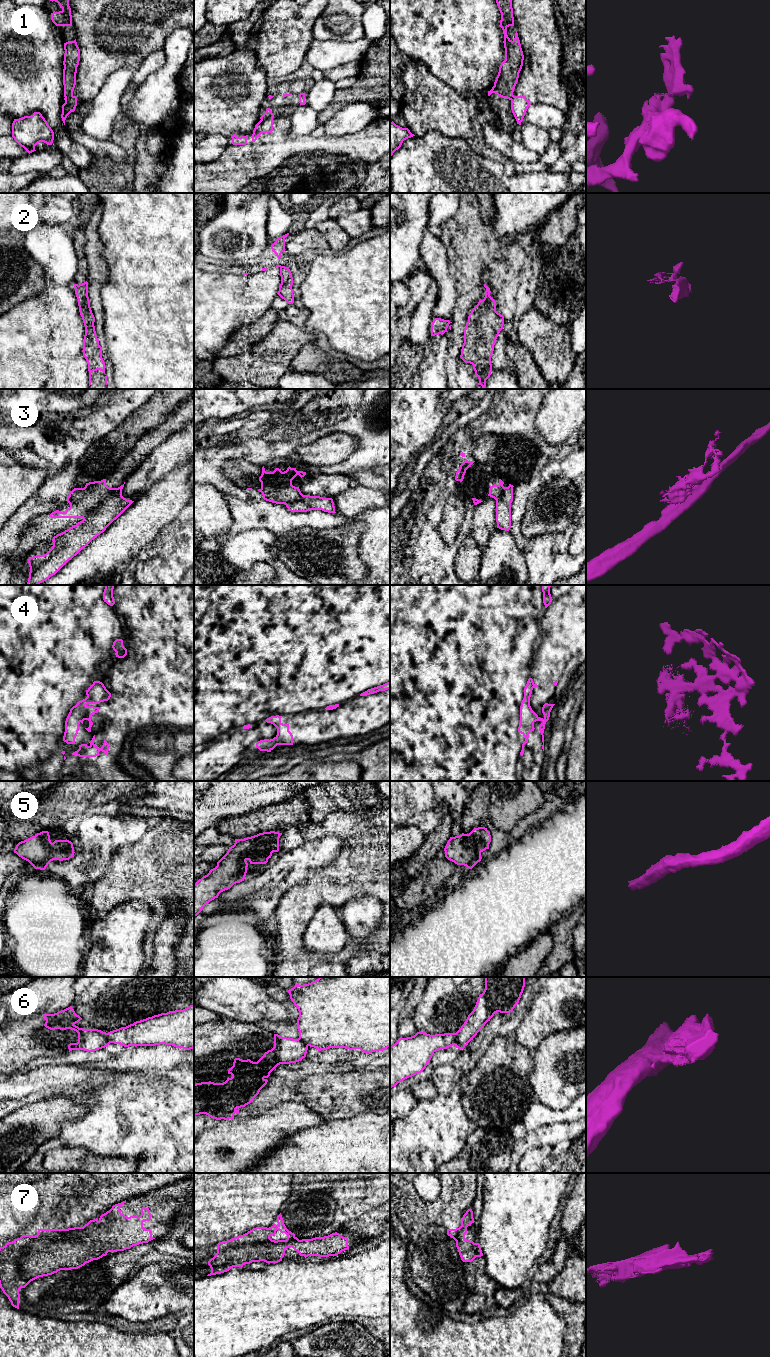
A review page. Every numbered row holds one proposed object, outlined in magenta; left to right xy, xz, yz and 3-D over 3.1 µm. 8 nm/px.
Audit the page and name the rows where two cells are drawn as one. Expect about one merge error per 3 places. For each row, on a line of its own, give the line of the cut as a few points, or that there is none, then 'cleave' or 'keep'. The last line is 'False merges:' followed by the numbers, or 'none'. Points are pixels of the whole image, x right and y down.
1: xz (272, 117), (261, 120) | cleave
2: no cut | keep
3: xy (116, 488), (83, 518) | cleave
4: no cut | keep
5: no cut | keep
6: yz (456, 1033), (456, 1039), (453, 1044) | cleave
7: no cut | keep
False merges: 1, 3, 6

